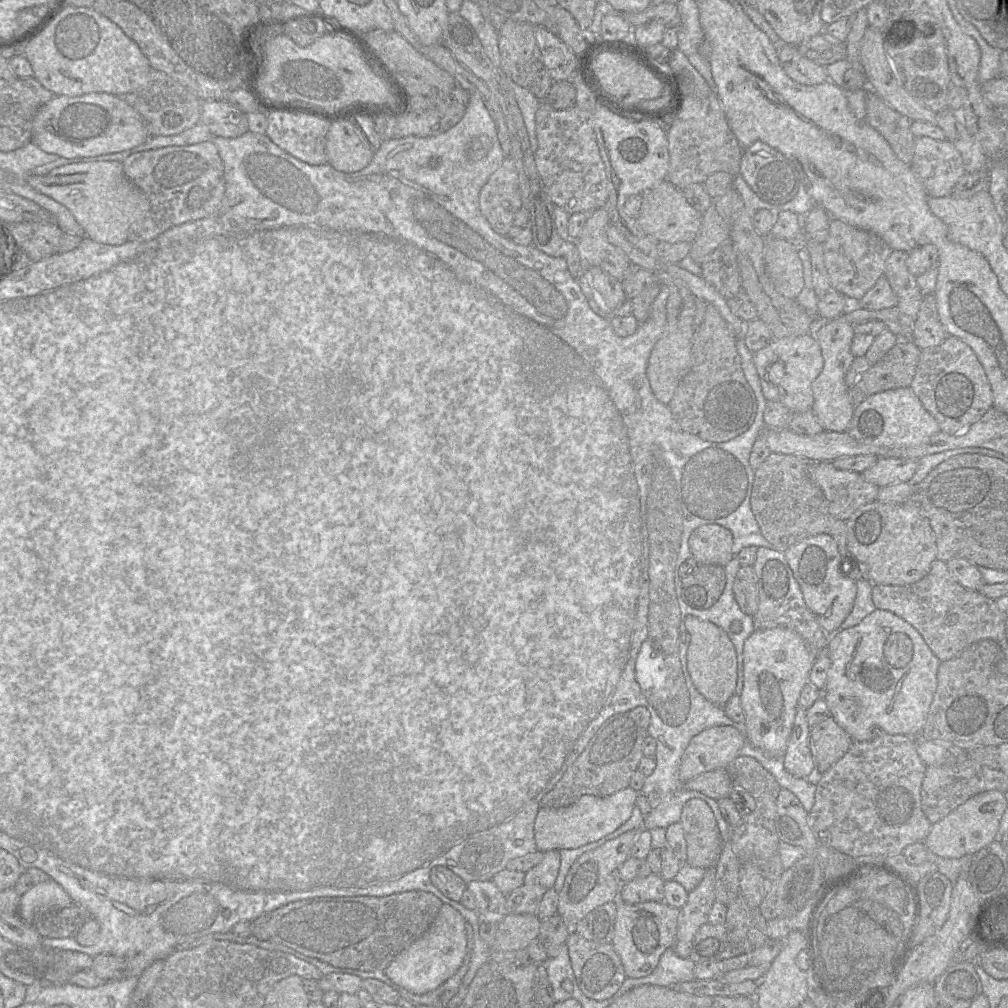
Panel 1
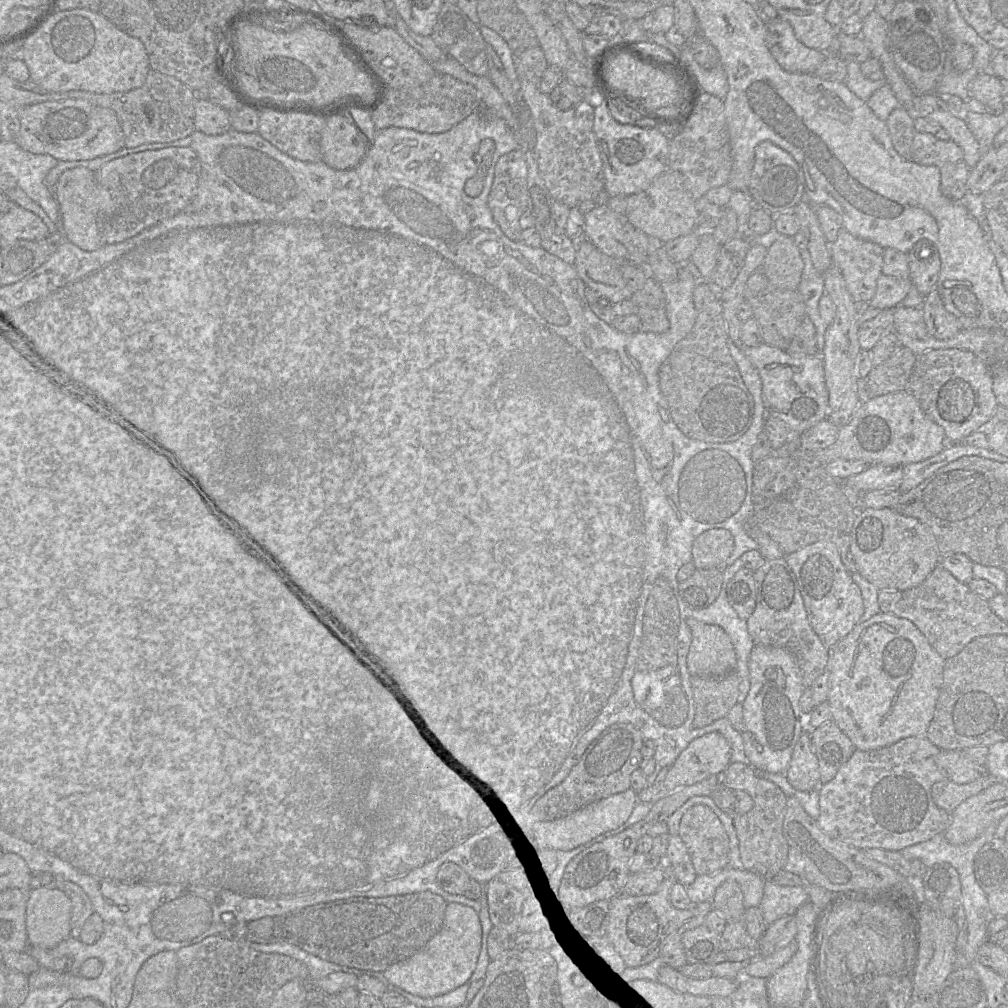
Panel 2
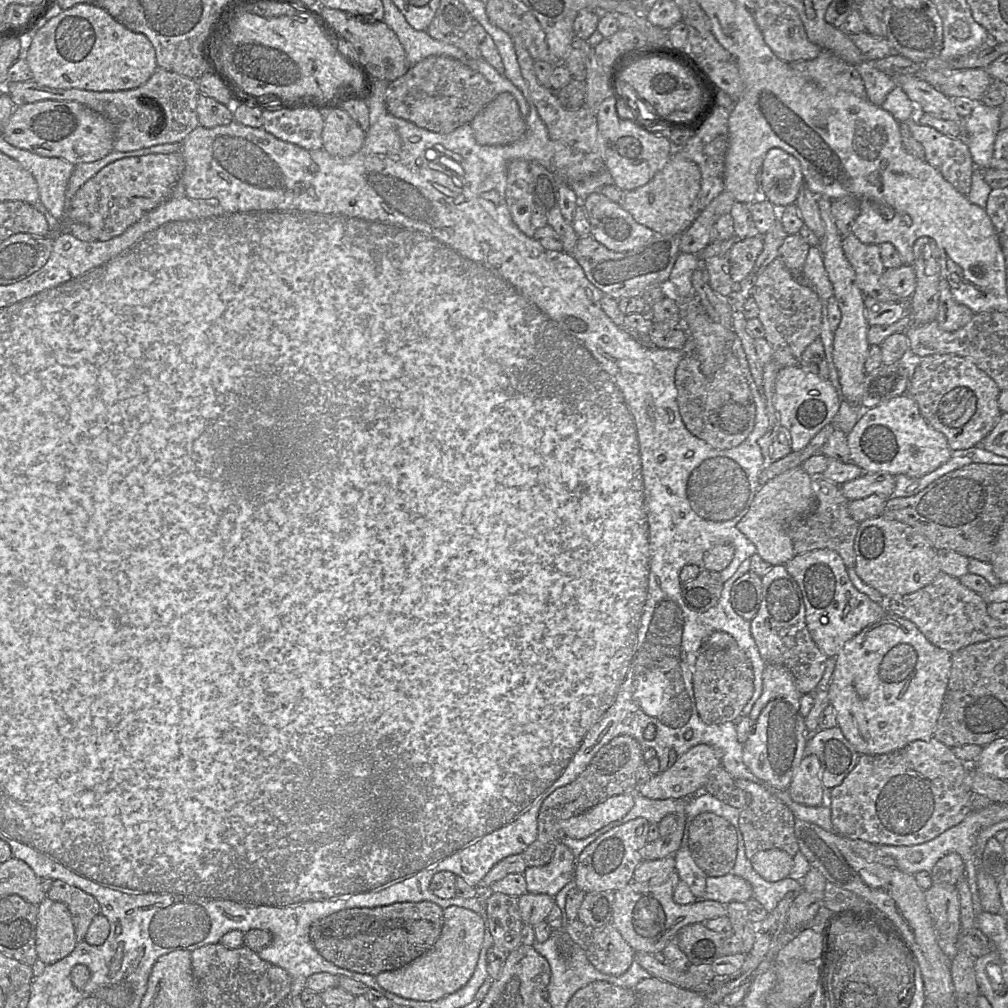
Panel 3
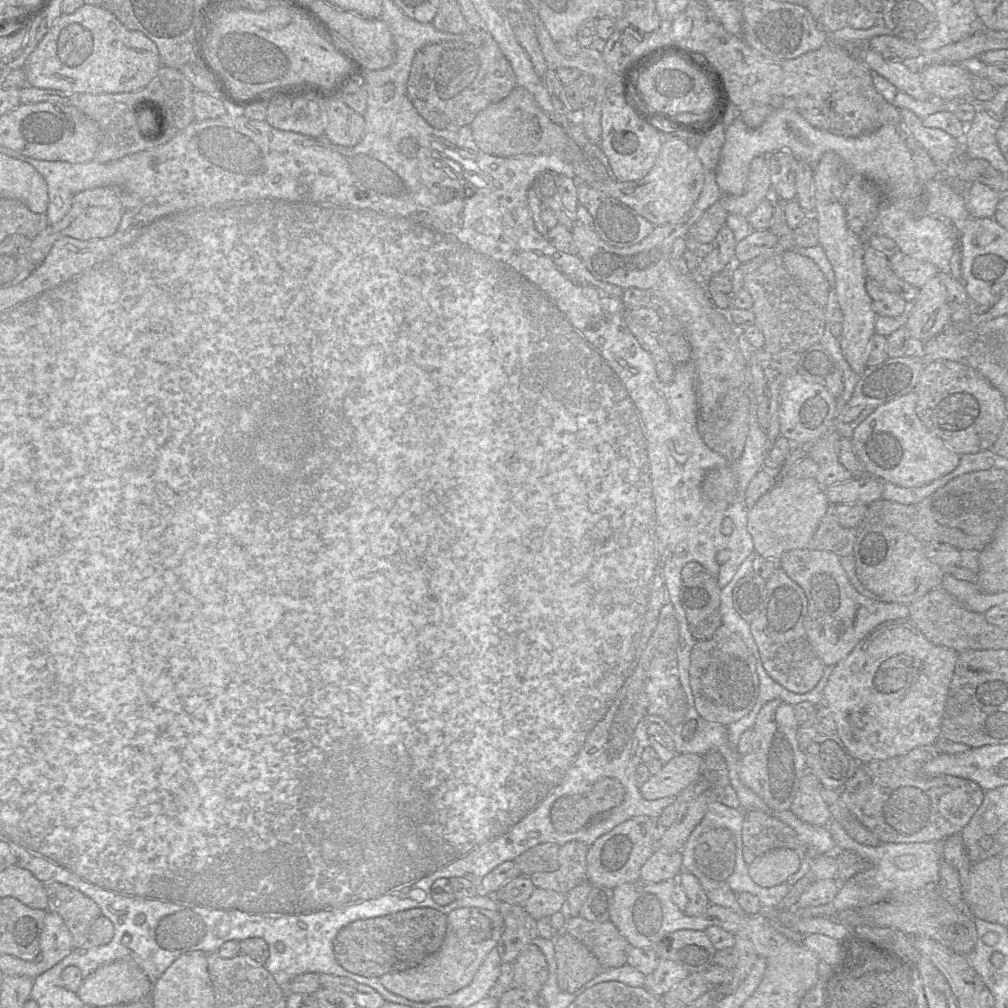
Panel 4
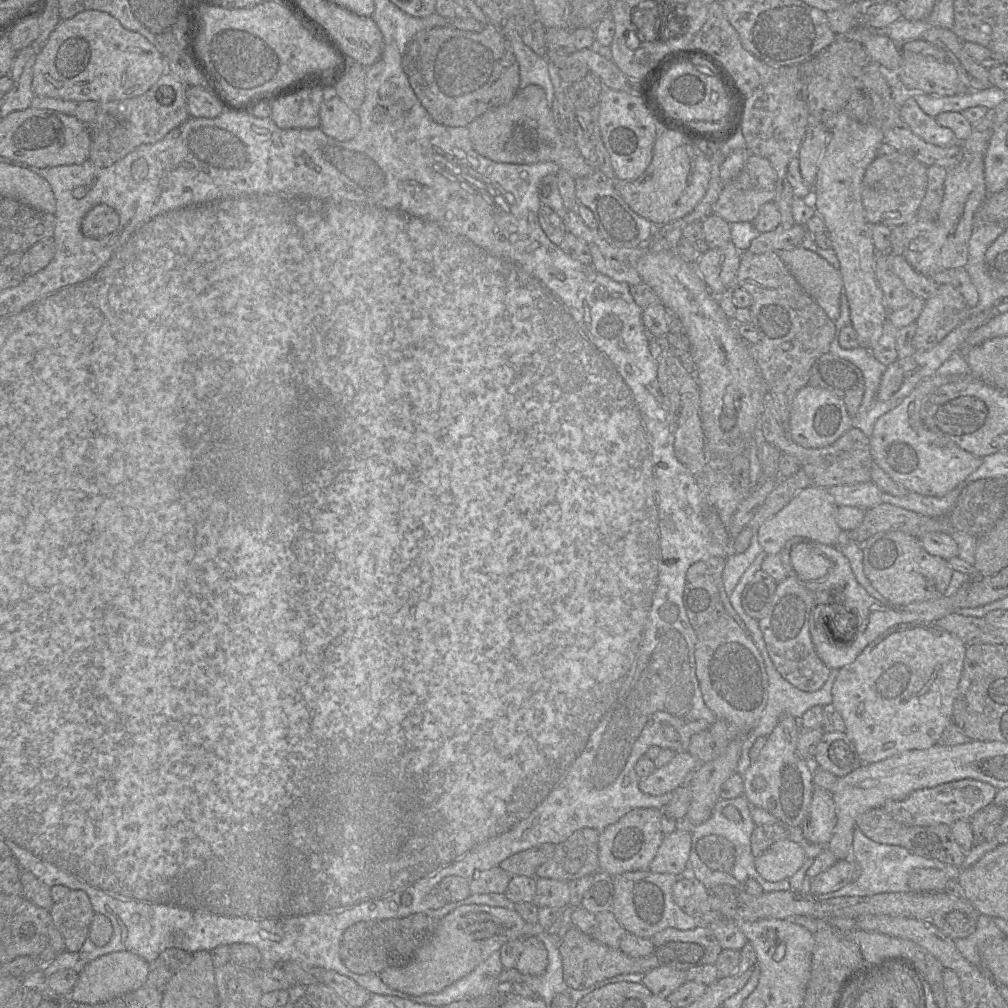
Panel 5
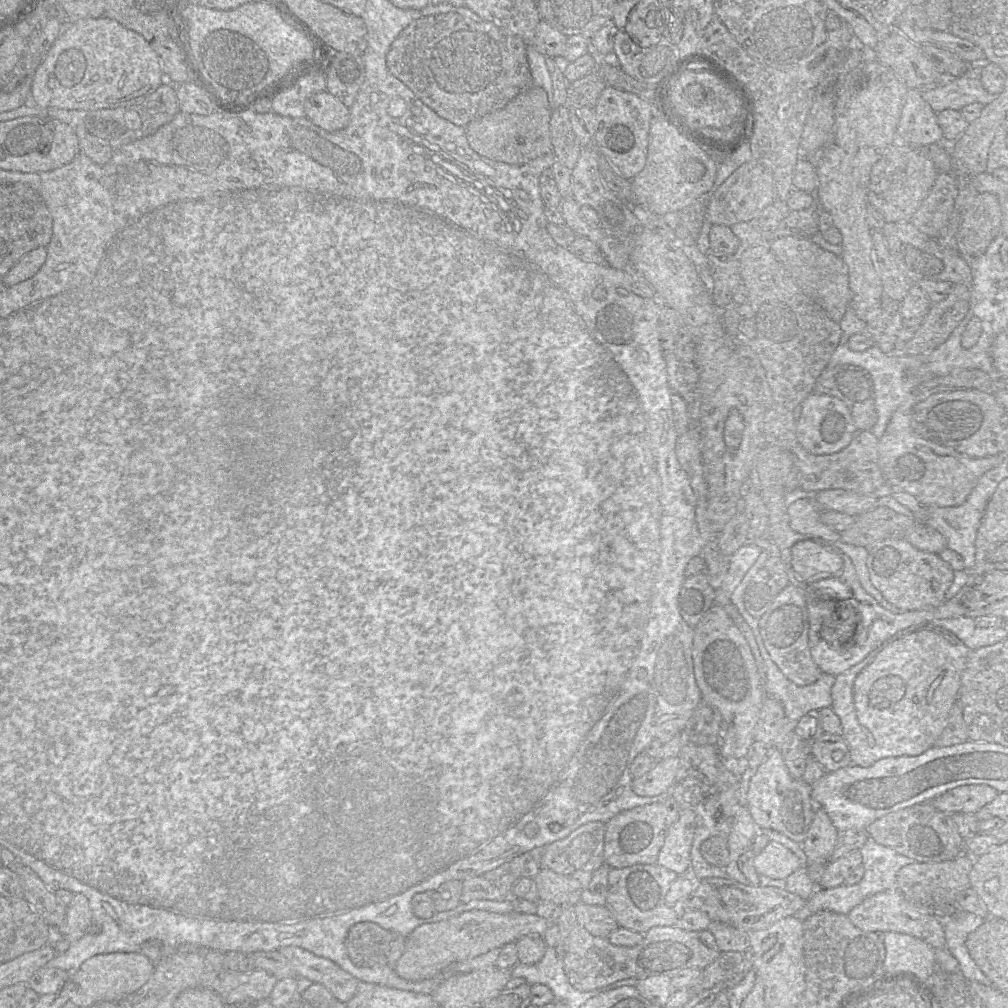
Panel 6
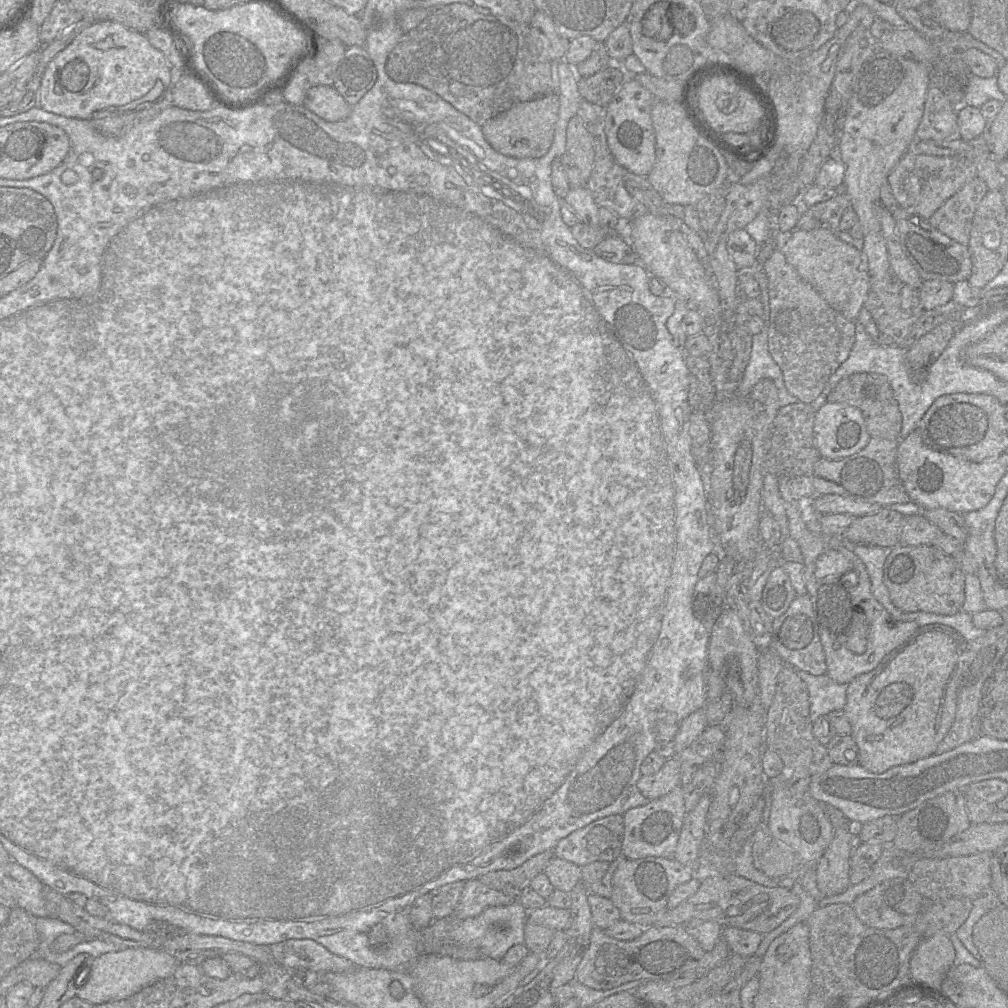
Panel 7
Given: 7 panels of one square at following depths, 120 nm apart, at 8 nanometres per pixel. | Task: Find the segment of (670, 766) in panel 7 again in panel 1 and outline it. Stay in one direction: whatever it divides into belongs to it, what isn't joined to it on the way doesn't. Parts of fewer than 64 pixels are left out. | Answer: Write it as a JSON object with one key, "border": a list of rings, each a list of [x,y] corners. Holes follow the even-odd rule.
{"border":[[[733,726],[710,727],[695,735],[685,749],[679,778],[688,782],[702,773],[727,769],[741,755],[744,736]]]}

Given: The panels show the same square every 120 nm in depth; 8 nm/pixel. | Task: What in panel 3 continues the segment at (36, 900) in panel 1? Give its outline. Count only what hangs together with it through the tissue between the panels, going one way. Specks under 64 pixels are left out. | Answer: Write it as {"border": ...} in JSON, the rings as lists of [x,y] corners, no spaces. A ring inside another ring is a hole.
{"border":[[[47,896],[38,905],[35,948],[46,965],[69,955],[77,943],[68,907]]]}

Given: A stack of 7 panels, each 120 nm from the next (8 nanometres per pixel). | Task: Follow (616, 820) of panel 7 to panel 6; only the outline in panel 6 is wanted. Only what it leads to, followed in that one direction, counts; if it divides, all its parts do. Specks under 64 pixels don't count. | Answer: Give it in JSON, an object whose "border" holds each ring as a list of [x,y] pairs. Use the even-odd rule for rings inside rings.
{"border":[[[593,821],[584,824],[571,832],[566,838],[546,845],[546,853],[541,861],[542,869],[550,869],[554,872],[571,876],[578,870],[596,871],[603,865],[606,823]]]}

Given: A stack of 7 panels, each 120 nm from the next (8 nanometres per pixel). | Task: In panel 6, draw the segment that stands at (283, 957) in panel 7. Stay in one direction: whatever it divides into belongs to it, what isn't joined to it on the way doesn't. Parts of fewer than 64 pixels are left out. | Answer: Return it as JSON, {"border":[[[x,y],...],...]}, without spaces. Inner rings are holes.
{"border":[[[297,946],[282,947],[278,951],[290,961],[296,977],[324,985],[339,1001],[346,1003],[356,993],[359,980],[332,960]]]}

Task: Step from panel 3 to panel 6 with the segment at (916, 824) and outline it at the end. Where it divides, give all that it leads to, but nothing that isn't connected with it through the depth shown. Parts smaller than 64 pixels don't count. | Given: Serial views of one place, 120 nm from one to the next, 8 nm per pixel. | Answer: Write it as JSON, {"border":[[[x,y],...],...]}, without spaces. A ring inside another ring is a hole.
{"border":[[[986,784],[962,785],[948,790],[928,803],[931,803],[936,810],[948,814],[965,813],[975,815],[982,807],[992,802],[998,794],[999,792],[995,788]]]}

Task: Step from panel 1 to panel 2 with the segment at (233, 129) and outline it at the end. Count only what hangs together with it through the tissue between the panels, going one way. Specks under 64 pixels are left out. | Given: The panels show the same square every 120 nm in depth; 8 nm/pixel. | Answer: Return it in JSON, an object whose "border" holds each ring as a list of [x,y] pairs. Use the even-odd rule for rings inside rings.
{"border":[[[208,99],[195,102],[195,131],[220,135],[231,129],[230,112]]]}

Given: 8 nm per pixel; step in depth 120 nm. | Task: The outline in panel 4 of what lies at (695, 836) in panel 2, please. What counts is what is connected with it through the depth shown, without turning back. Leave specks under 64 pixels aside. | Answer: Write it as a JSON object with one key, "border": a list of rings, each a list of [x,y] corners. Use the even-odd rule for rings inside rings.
{"border":[[[722,827],[704,831],[697,840],[694,857],[697,867],[703,874],[713,880],[725,881],[735,868],[734,834]]]}

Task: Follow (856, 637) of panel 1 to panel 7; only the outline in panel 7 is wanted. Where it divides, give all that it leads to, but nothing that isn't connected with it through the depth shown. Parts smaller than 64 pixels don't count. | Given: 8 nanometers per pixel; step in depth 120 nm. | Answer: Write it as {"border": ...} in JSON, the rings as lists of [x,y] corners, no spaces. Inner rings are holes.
{"border":[[[949,626],[921,627],[888,653],[876,668],[855,677],[847,684],[843,711],[851,725],[850,735],[858,746],[859,764],[862,767],[880,774],[894,766],[934,755],[955,719],[959,662],[965,643],[960,634]]]}

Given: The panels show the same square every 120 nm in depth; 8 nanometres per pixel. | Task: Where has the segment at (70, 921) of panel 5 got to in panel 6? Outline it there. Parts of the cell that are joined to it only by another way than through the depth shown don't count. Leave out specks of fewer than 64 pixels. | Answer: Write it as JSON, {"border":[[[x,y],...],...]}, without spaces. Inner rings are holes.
{"border":[[[74,894],[63,922],[57,927],[58,933],[70,943],[82,938],[92,925],[92,911],[89,900],[84,894]]]}

